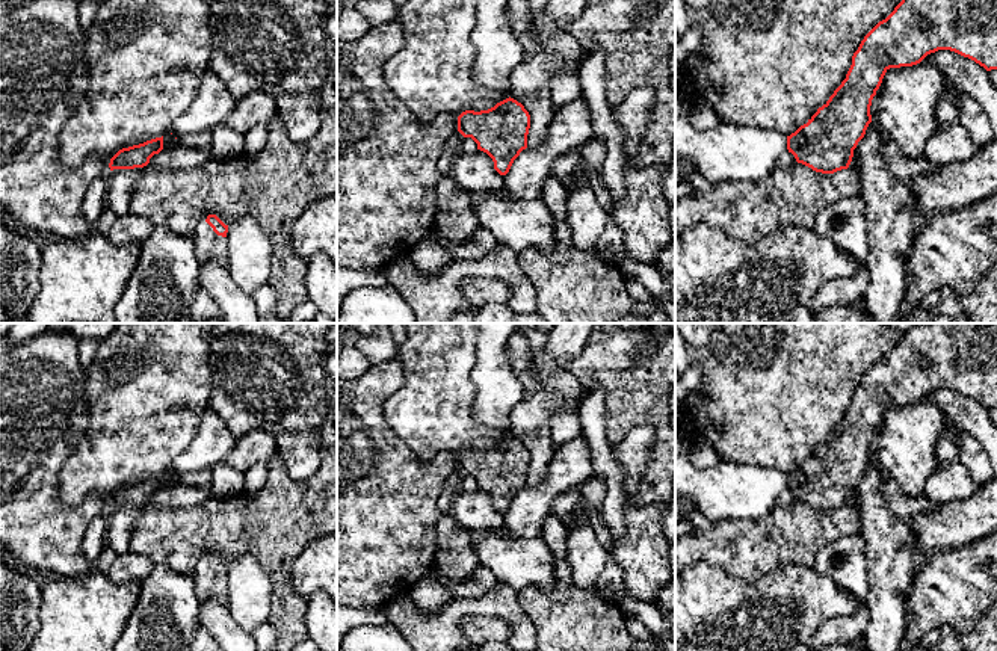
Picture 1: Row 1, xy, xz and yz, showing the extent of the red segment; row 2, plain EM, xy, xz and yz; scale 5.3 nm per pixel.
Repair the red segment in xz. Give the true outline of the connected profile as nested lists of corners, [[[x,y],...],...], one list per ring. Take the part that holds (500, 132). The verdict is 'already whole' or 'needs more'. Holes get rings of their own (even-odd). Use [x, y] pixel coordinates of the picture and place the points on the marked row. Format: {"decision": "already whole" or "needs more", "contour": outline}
{"decision": "already whole", "contour": [[[506,98],[488,110],[465,110],[458,116],[458,131],[464,137],[471,137],[477,143],[477,150],[486,153],[494,169],[500,175],[506,175],[523,150],[527,148],[527,134],[530,128],[530,115],[521,103]]]}

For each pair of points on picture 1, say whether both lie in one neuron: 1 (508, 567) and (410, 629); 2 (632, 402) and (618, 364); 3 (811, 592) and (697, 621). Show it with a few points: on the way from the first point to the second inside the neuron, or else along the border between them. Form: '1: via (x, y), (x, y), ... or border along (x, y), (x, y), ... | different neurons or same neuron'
1: border along (497, 579), (518, 591) | different neurons
2: via (632, 393), (632, 382), (623, 373) | same neuron
3: via (783, 610), (725, 621) | same neuron

